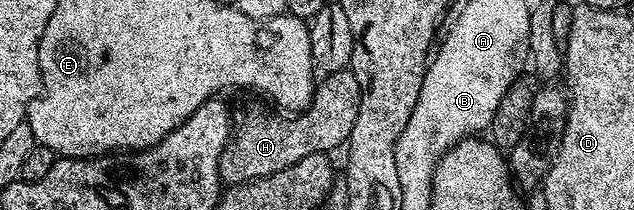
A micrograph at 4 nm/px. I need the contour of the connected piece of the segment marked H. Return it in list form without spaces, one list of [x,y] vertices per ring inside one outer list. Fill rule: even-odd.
[[[351,67],[343,68],[337,72],[327,73],[317,83],[316,91],[312,94],[312,105],[299,114],[293,115],[288,120],[279,120],[260,108],[248,108],[241,116],[234,120],[234,135],[224,147],[224,153],[220,159],[220,179],[229,185],[247,184],[249,180],[260,180],[269,176],[271,172],[277,172],[283,168],[294,166],[302,158],[310,154],[335,153],[335,148],[343,149],[348,142],[348,135],[354,130],[354,120],[358,118],[360,106],[360,87],[358,78],[352,73]]]

